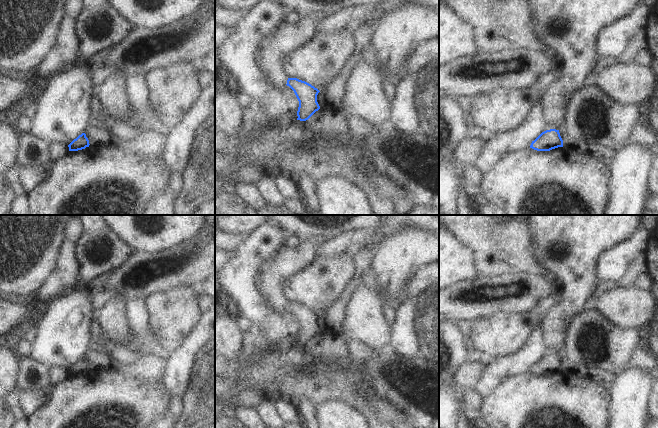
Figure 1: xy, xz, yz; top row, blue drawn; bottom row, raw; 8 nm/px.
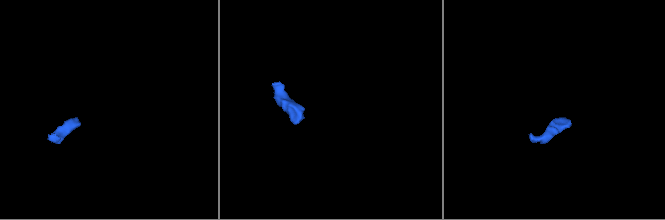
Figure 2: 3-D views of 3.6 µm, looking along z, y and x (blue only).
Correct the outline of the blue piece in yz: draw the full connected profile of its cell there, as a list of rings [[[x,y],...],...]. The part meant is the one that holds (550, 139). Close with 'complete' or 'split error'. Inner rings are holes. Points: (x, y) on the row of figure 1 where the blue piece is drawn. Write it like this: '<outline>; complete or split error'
[[[556,129],[542,132],[530,145],[530,148],[537,151],[550,151],[558,147],[563,147],[563,140]]]; complete

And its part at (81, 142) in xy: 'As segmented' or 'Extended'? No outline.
As segmented.

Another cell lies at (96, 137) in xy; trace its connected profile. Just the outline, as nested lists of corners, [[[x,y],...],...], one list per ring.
[[[91,126],[85,134],[89,140],[89,147],[98,147],[100,145],[109,147],[112,145],[119,146],[120,144],[120,141],[111,133],[110,129],[100,130]]]

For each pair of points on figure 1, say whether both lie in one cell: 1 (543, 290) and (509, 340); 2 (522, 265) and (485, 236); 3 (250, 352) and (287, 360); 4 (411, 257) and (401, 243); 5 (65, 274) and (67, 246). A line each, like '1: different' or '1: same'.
1: different
2: same
3: different
4: same
5: same

